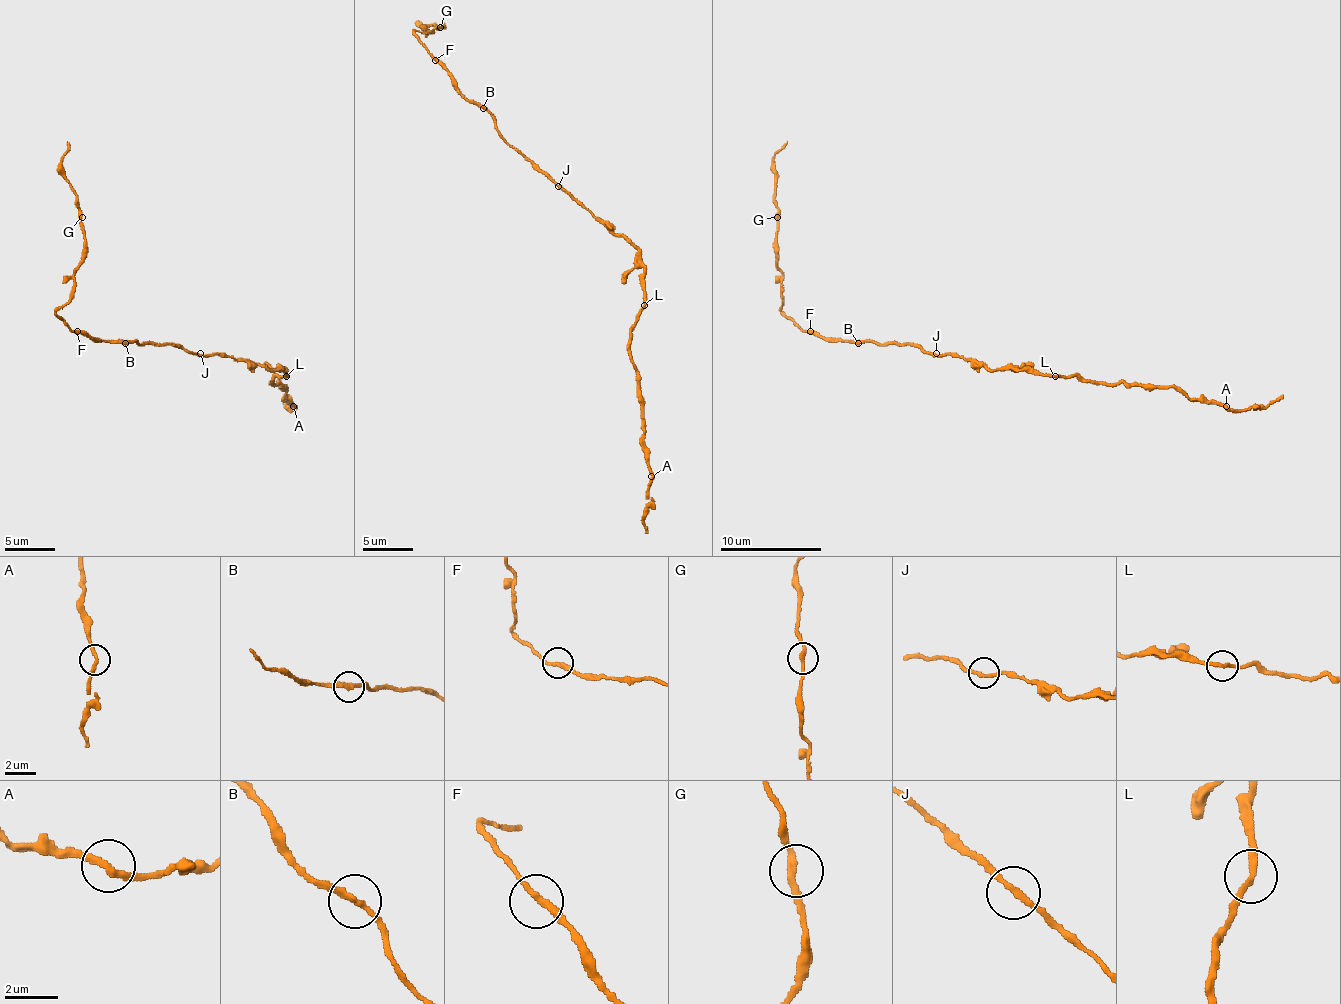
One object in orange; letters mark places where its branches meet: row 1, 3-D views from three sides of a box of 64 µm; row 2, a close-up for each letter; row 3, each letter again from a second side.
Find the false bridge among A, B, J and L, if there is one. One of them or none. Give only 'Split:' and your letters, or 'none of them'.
Split: none of them

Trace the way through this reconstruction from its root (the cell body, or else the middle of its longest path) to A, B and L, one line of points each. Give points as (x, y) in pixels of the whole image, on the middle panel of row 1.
A: (558, 184), (636, 249), (644, 270), (644, 307), (629, 355), (651, 476)
B: (558, 184), (551, 181), (508, 143), (495, 121), (482, 108)
L: (558, 184), (636, 249), (636, 262), (644, 270), (644, 305)

